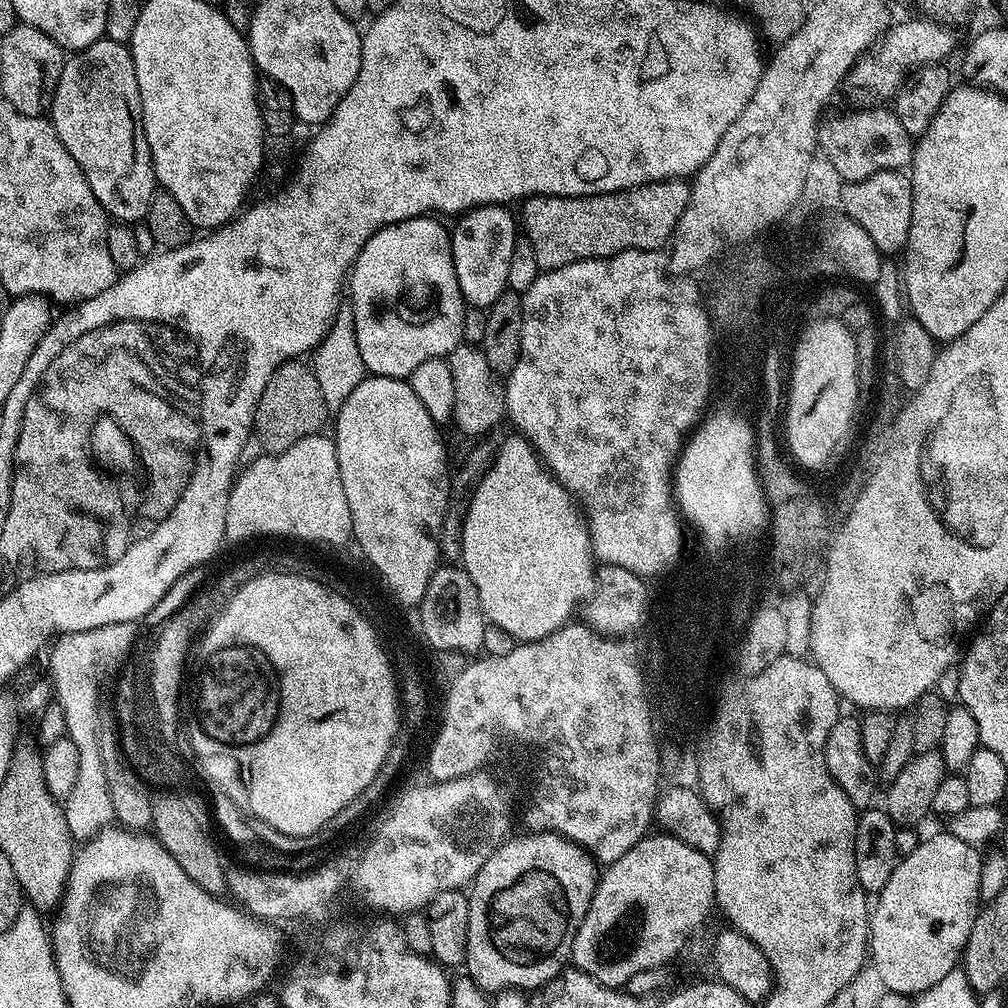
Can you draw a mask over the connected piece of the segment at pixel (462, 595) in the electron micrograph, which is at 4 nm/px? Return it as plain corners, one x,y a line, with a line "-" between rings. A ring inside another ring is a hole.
437,567
436,573
428,578
419,608
424,621
422,636
429,649
458,651
463,654
479,653
483,649
483,632
486,627
484,611
478,602
478,590
474,582
470,582
463,567

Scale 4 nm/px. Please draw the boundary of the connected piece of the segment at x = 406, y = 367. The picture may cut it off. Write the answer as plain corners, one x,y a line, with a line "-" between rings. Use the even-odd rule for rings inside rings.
425,214
423,216
415,216
409,220
403,220
397,224
387,224
386,227
379,228
379,230
368,239
366,246
362,246
358,258
350,266
350,296
352,292
350,303
354,310
354,326
356,327
356,337
358,338
358,350
362,350
362,362
364,363
364,367
373,376
406,378
414,370
418,370
418,366
422,366
422,362
447,358
465,339
464,312
466,313
466,305
464,303
462,290
458,286
456,271
454,270
452,237
449,229
447,227
444,229
436,220
439,219

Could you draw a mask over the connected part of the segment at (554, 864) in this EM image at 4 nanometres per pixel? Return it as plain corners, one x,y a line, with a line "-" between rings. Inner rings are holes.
532,830
527,834
529,836
513,835
505,840
503,844
500,844
498,850
494,850
494,854
490,854
490,858
486,858
486,866
482,866
482,870
478,870
475,880
472,881
466,892
468,905
470,906
466,975
489,994
495,994
501,988
506,987
535,990
564,971
572,955
572,947
574,946
574,938
578,934
578,926
582,926
582,918
586,918
586,910
590,910
590,902
594,898
596,885
600,883
602,875
596,857
587,848
584,848
583,845
576,844
575,841
568,840
567,837
560,836
557,832

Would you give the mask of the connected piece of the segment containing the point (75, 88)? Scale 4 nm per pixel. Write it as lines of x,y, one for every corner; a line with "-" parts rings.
101,38
95,40
90,47
81,48
69,55
52,96
50,119
56,127
58,138
62,138
62,146
66,146
74,162
82,166
86,182
90,182
90,190
94,190
94,198
98,198
109,217
129,226
135,225
135,220
143,221
148,215
150,202
158,191
158,185
150,146
146,142
142,126
142,98
138,90
138,74
131,47

